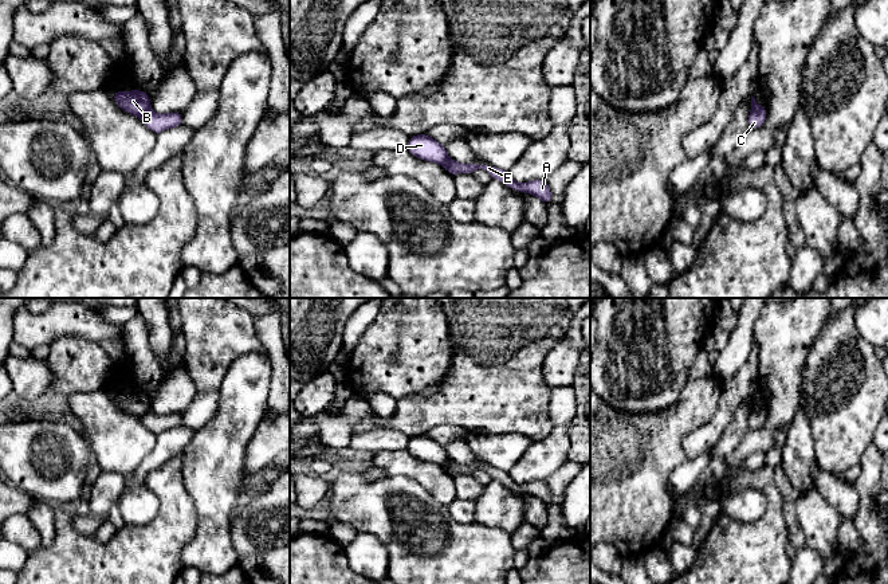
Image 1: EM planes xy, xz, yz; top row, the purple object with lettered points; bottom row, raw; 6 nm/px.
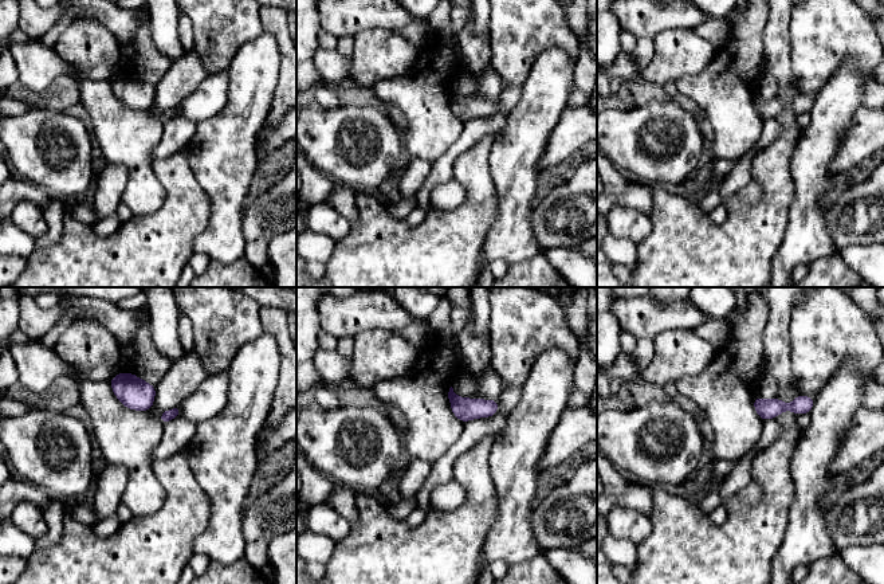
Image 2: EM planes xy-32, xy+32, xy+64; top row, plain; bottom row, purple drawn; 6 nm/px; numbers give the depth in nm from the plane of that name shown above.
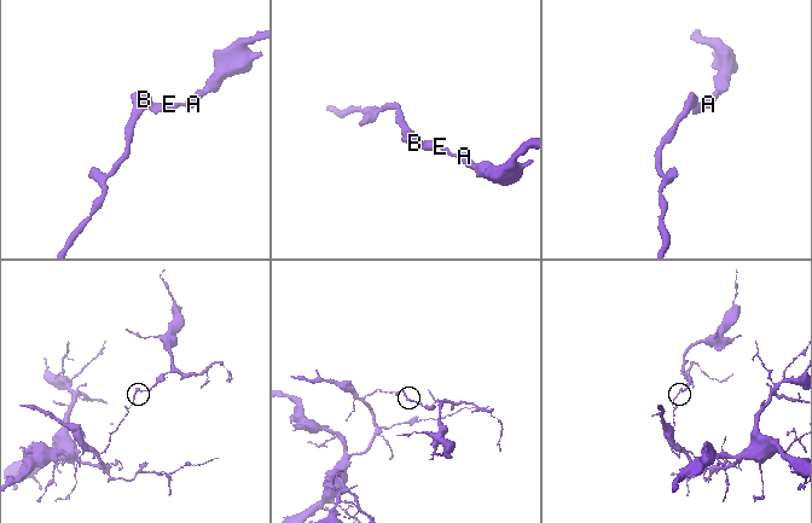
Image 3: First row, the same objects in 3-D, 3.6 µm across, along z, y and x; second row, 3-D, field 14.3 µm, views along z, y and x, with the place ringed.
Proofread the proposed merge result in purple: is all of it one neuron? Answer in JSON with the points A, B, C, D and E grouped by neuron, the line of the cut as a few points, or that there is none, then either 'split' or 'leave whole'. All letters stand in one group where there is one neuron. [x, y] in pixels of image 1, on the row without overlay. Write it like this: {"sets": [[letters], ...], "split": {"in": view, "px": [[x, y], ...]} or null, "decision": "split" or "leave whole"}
{"sets": [["A", "C", "E"], ["B", "D"]], "split": {"in": "xy", "px": [[149, 408], [141, 419]]}, "decision": "split"}

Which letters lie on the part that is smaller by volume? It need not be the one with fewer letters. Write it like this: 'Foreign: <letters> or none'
Foreign: A, C, E

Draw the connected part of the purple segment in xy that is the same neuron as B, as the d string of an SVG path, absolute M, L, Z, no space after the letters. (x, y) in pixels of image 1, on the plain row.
M141 391L114 392L113 399L122 411L140 419L150 409L150 397Z

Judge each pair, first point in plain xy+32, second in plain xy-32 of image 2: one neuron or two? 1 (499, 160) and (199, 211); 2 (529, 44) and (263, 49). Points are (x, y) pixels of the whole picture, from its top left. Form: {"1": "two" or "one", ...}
{"1": "two", "2": "two"}

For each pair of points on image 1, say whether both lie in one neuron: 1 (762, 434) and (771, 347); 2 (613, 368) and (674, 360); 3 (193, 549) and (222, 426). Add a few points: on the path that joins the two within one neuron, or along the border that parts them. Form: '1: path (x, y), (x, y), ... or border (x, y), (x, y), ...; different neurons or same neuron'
1: path (780, 412), (780, 368); same neuron
2: path (628, 368), (643, 360), (659, 360); same neuron
3: path (215, 518), (215, 457); same neuron

